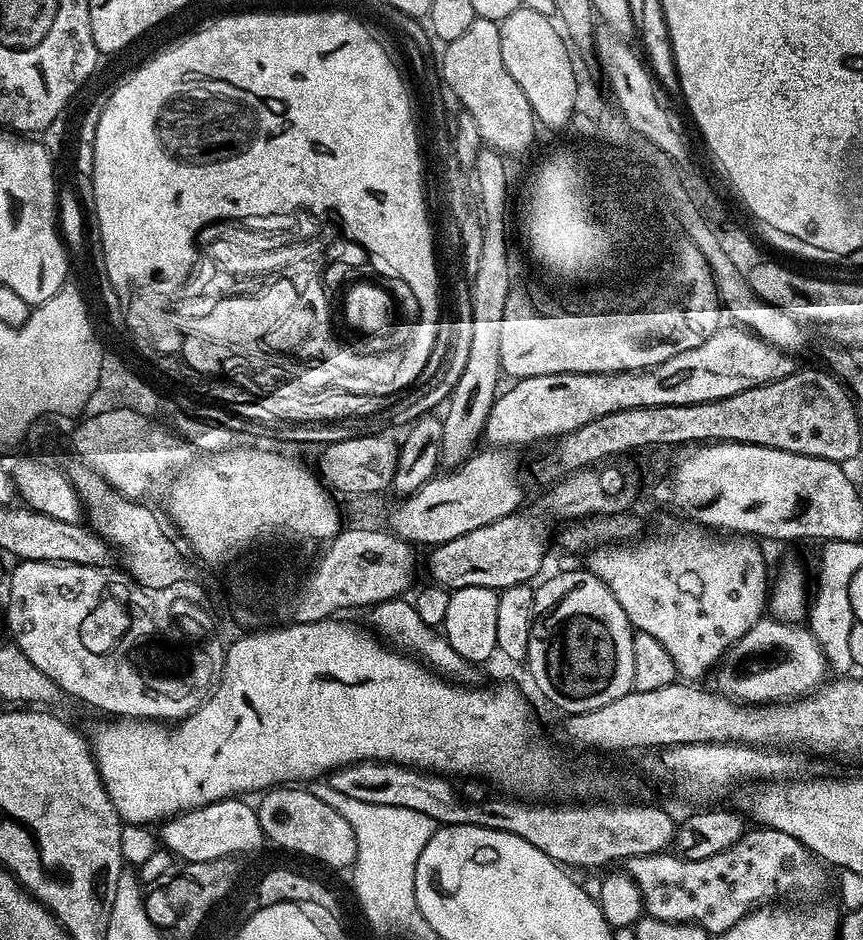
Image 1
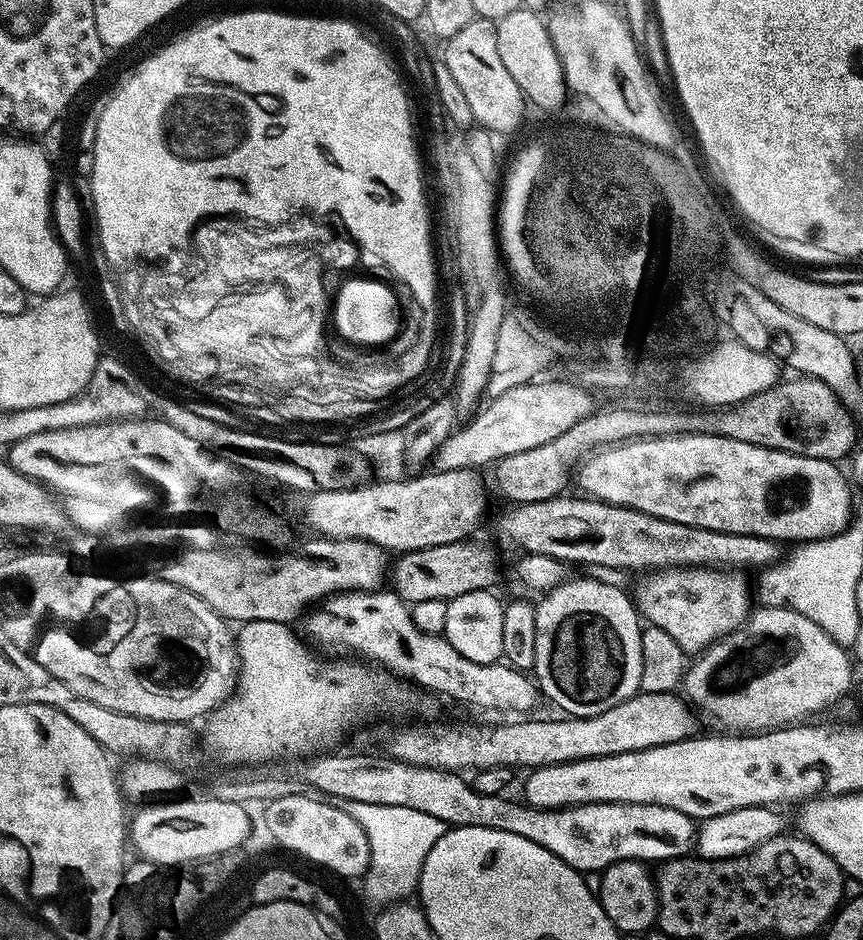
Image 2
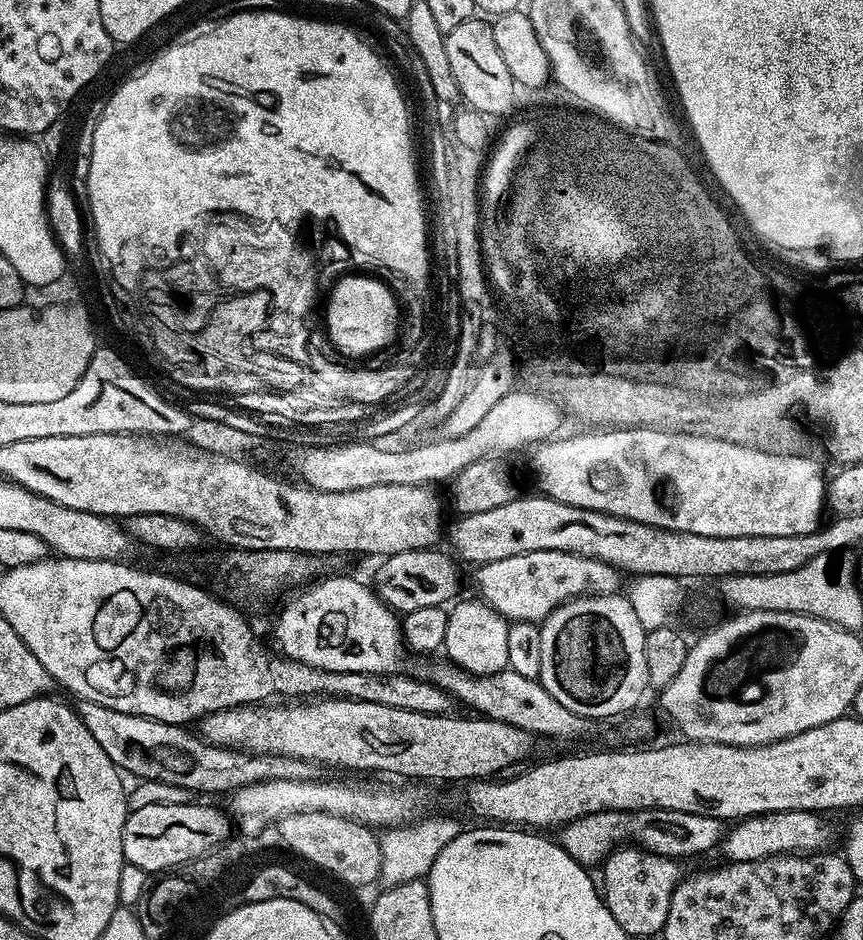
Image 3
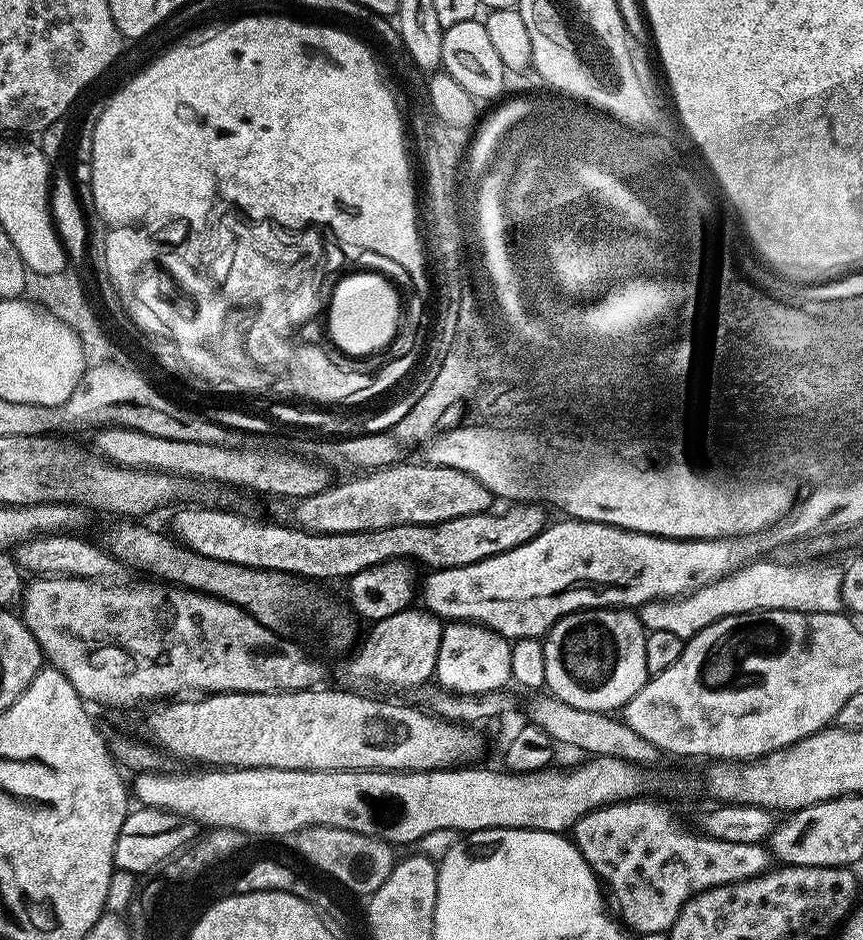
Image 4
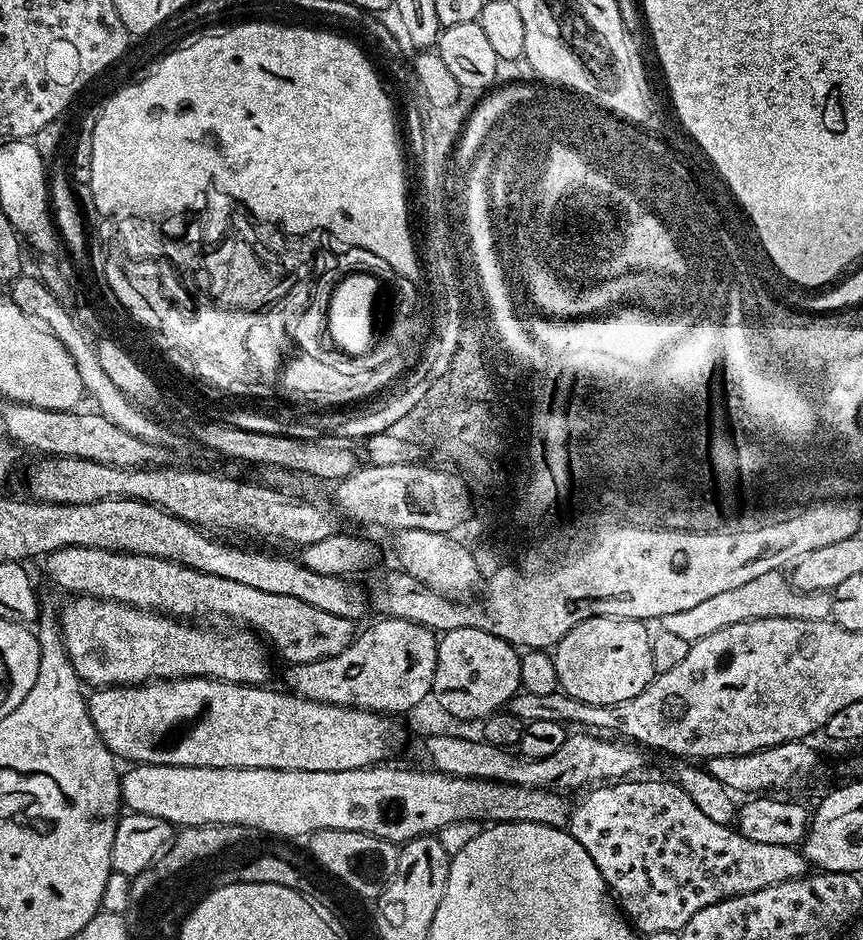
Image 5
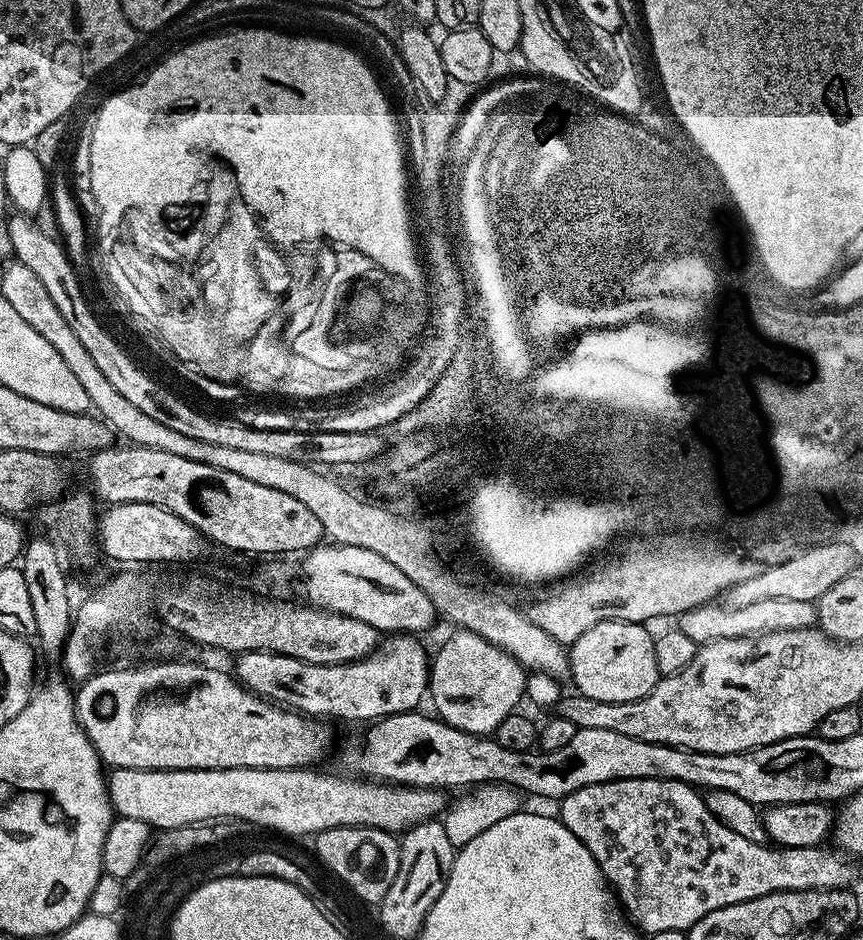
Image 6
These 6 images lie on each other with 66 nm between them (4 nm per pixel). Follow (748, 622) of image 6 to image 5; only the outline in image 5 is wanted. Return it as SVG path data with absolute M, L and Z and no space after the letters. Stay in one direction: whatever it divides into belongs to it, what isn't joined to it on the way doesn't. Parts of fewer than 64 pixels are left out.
M776 569L759 575L745 586L735 587L734 590L723 591L706 598L696 606L681 613L661 617L661 629L670 634L679 635L692 643L712 634L723 626L733 625L734 622L757 620L758 617L800 617L803 620L823 620L831 615L832 599L829 593L798 592L783 571Z

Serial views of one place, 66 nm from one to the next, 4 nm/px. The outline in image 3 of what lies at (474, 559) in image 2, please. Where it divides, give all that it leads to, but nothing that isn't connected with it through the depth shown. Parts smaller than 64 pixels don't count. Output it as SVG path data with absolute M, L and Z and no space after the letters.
M435 547L406 550L379 561L380 569L376 572L374 591L393 612L403 614L426 610L426 606L439 608L457 599L456 591L460 588L457 561L447 551L436 551L440 550Z

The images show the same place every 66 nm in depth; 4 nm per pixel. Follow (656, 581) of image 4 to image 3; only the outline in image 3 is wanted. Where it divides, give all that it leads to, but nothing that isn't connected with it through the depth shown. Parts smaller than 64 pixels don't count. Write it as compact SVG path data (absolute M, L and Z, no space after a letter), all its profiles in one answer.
M534 550L530 554L514 554L514 558L502 558L502 562L490 562L475 569L479 599L488 604L509 622L531 620L542 622L558 606L579 596L611 596L619 593L621 573L606 562L589 556L579 556L562 550Z

